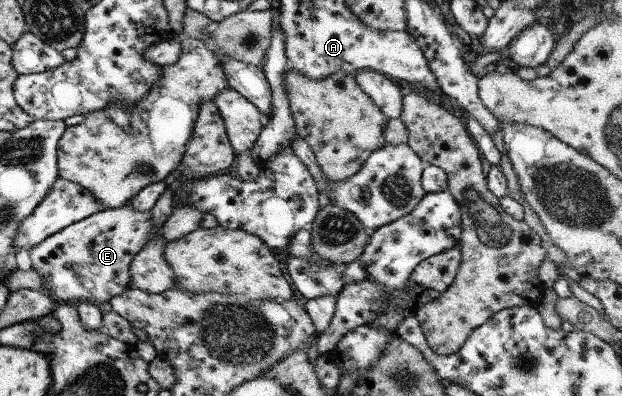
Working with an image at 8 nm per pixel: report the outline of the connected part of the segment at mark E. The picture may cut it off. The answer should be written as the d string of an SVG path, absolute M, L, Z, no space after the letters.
M130 205L115 209L103 209L69 224L66 228L48 236L28 252L30 268L42 276L42 284L48 296L56 303L92 302L105 308L111 298L130 287L130 262L148 240L152 232L152 216L138 212Z

